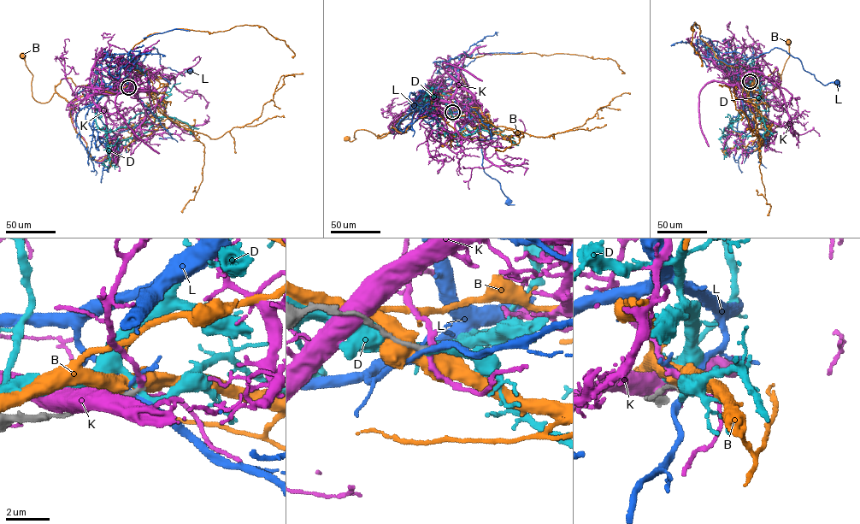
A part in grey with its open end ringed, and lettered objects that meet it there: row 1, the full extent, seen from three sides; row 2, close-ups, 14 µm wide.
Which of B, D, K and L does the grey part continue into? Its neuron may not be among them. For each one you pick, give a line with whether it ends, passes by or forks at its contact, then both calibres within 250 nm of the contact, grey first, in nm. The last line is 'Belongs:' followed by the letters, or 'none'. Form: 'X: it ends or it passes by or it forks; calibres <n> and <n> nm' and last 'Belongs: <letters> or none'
Belongs: none

